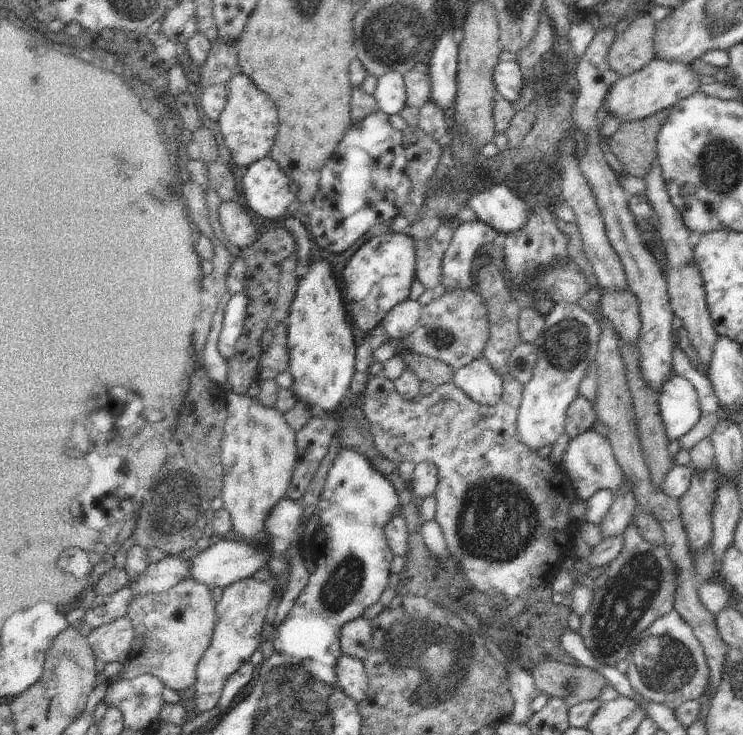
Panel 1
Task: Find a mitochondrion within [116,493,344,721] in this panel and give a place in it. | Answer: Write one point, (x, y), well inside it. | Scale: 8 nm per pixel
(140, 700)

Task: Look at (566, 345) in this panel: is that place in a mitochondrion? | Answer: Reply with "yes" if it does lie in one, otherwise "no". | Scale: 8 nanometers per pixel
yes

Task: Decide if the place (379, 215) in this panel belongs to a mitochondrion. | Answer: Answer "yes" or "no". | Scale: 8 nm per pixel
no

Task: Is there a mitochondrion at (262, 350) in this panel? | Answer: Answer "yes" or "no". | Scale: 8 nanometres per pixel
no

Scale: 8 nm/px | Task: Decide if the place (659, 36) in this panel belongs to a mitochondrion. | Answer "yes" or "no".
no

